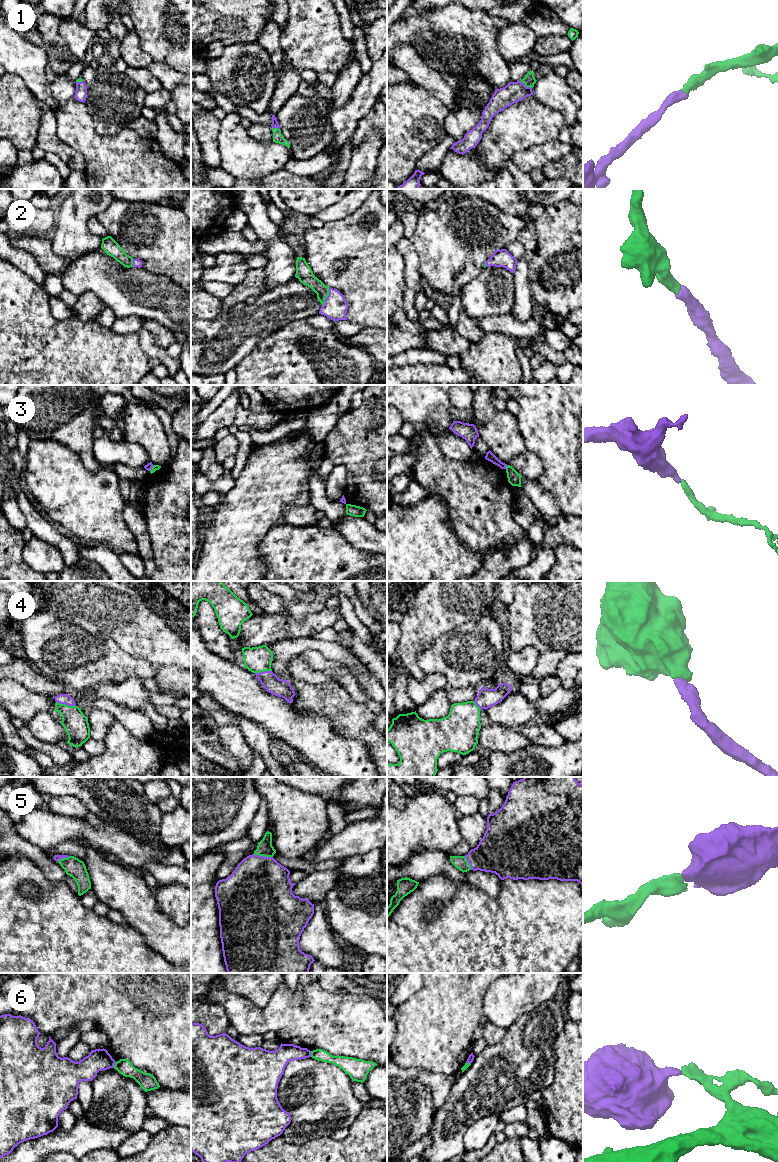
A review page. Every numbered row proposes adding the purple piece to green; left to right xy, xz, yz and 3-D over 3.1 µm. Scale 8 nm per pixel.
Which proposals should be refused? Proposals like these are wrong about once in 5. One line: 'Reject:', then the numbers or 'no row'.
Reject: 3, 6

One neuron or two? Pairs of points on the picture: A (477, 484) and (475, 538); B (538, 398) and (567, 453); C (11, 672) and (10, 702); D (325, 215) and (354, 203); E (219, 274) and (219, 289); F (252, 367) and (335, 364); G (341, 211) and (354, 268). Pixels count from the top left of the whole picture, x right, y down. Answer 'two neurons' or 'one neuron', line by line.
A: one neuron
B: one neuron
C: two neurons
D: one neuron
E: two neurons
F: one neuron
G: two neurons

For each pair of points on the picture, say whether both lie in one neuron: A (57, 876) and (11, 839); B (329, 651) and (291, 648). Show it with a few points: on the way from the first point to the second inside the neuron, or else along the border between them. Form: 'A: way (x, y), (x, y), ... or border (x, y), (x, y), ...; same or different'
A: way (46, 865), (32, 852), (22, 847); same
B: way (320, 645), (300, 645); same

